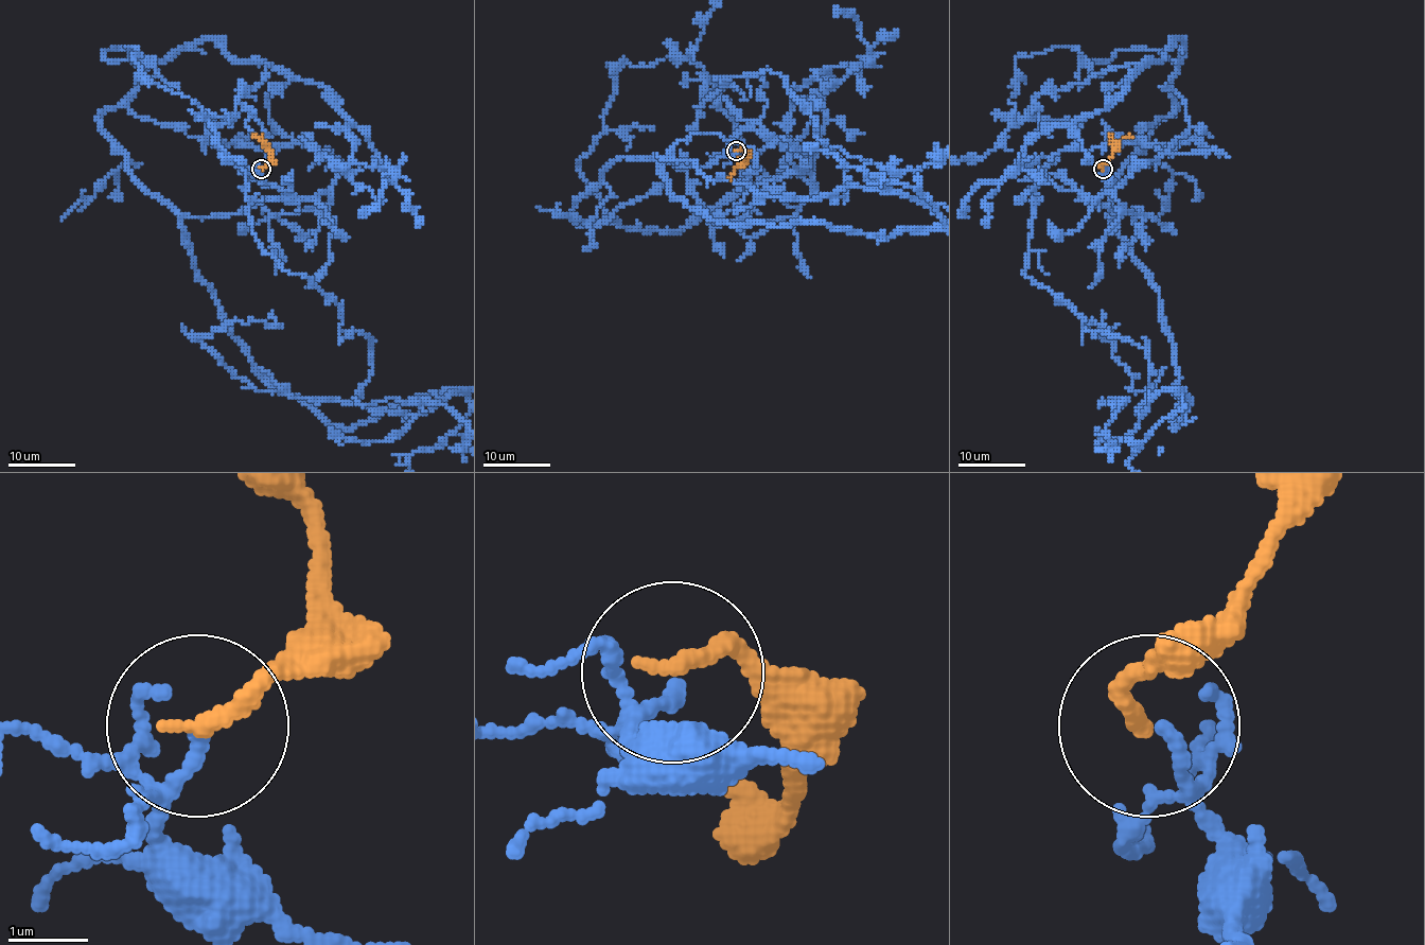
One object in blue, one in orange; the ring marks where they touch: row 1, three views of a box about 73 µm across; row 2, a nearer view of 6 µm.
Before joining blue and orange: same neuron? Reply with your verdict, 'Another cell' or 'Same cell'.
Same cell

